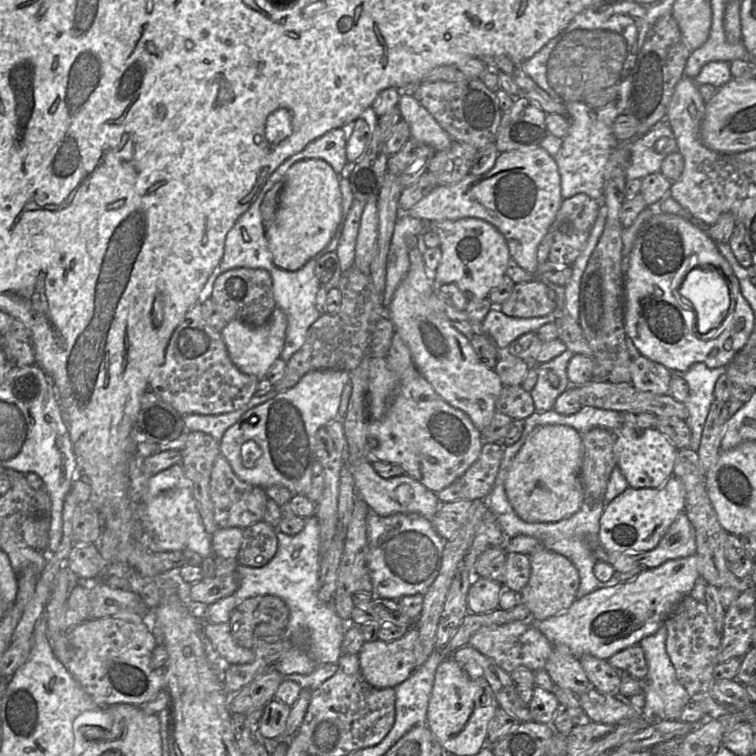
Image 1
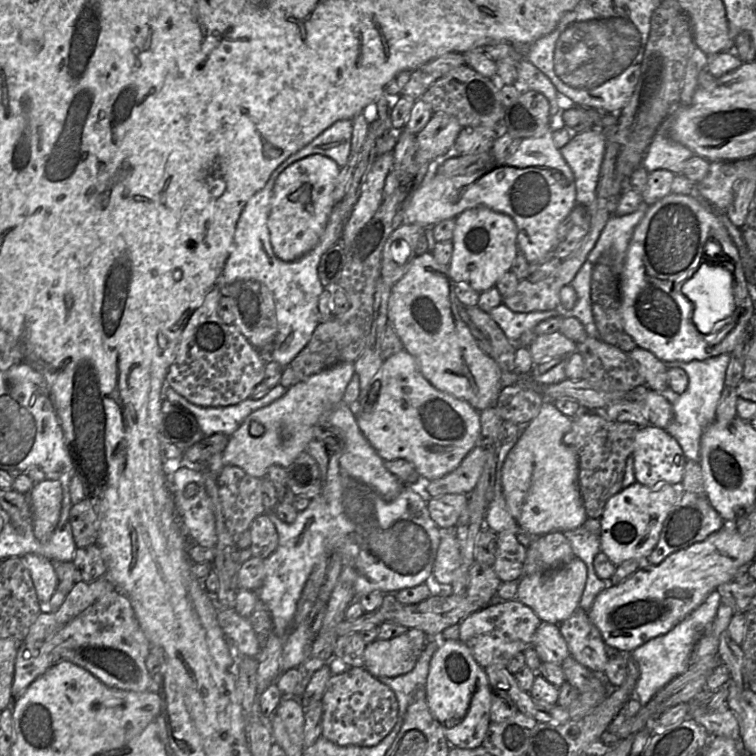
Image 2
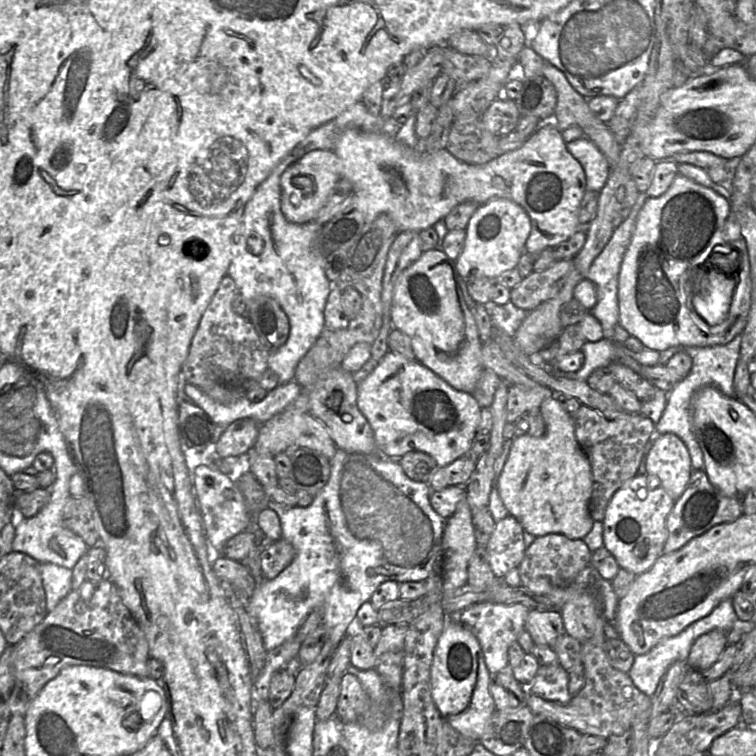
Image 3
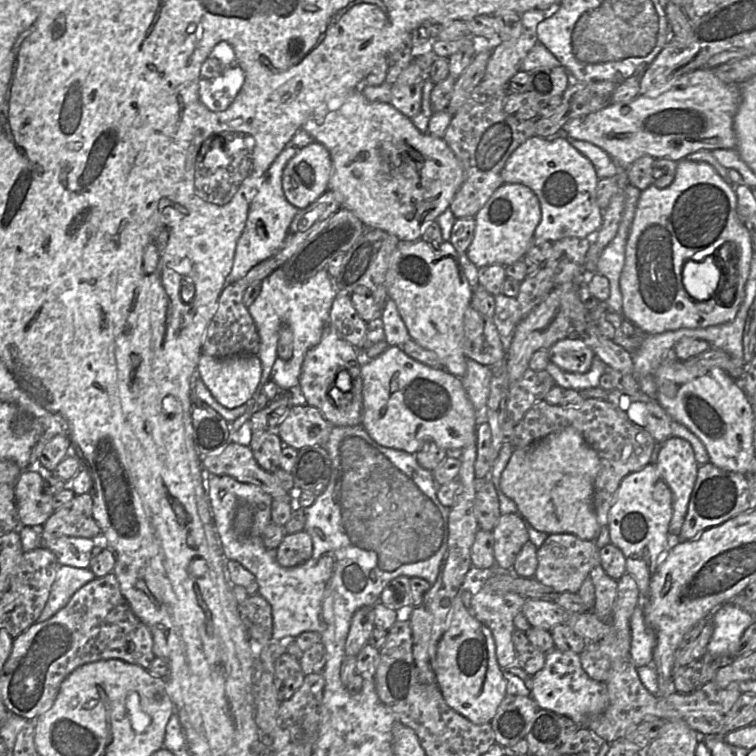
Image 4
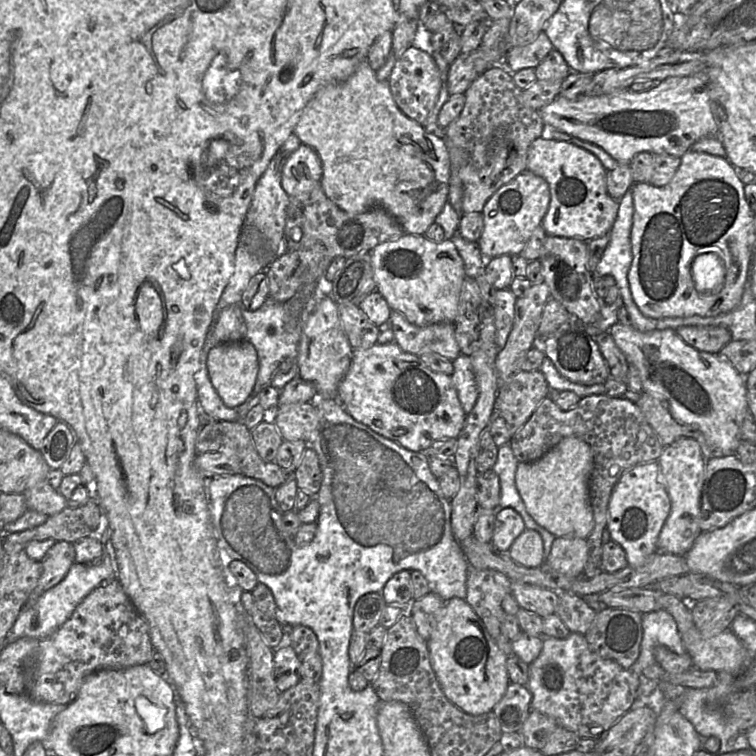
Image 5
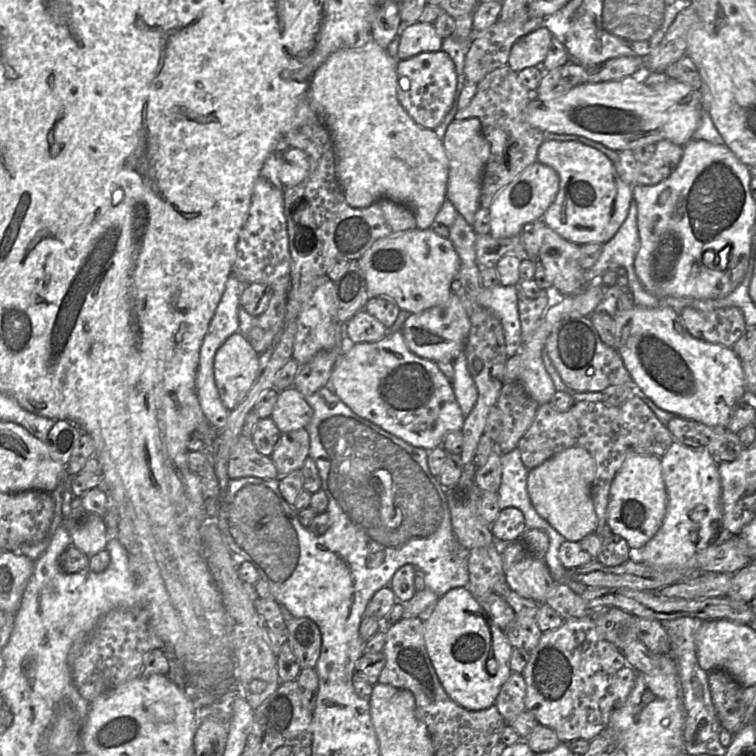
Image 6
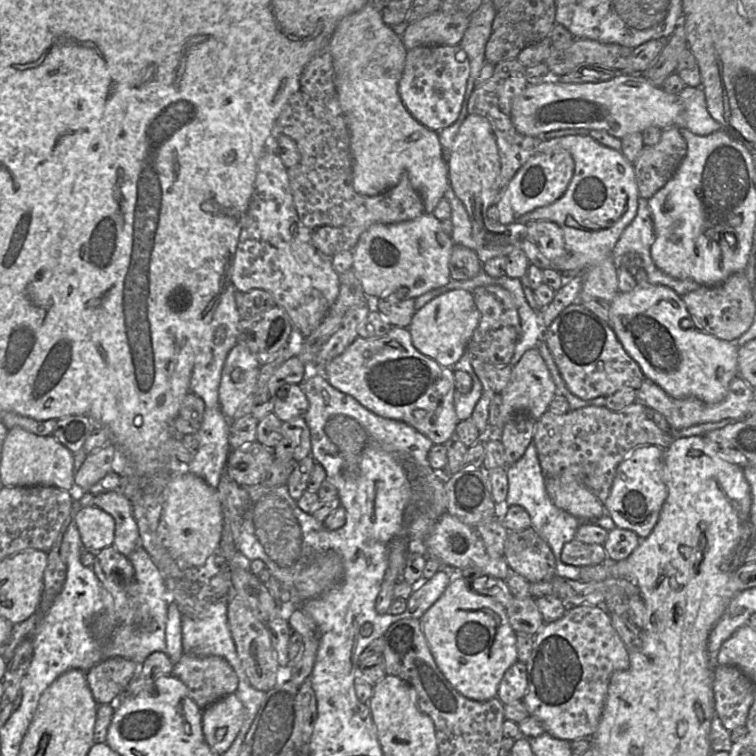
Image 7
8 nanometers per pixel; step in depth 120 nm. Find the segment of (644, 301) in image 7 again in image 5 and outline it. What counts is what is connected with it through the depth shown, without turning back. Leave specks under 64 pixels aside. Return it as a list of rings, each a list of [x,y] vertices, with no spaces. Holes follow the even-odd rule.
[[[617,322],[609,333],[627,363],[637,369],[644,392],[657,399],[677,421],[697,427],[716,456],[736,453],[740,427],[749,411],[745,376],[718,353],[702,352],[686,344],[672,328],[641,332]]]

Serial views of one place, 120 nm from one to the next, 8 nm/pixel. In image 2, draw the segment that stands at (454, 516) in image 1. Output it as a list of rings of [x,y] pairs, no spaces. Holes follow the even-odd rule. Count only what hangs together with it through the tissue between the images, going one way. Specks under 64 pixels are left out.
[[[445,494],[429,498],[427,508],[432,520],[441,530],[453,529],[468,503],[468,495]]]

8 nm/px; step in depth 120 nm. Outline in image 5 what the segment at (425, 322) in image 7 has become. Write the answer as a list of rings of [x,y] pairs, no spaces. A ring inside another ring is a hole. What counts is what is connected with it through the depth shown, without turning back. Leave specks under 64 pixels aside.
[[[392,310],[389,325],[394,332],[394,342],[404,352],[416,356],[437,353],[451,361],[461,353],[454,323],[440,322],[420,327],[411,324],[400,312]]]

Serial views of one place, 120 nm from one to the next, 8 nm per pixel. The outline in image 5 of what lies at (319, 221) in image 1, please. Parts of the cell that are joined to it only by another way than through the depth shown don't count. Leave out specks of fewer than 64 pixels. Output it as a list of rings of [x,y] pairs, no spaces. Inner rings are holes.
[[[301,144],[283,167],[282,187],[289,197],[307,195],[320,185],[322,175],[322,161],[316,150]]]

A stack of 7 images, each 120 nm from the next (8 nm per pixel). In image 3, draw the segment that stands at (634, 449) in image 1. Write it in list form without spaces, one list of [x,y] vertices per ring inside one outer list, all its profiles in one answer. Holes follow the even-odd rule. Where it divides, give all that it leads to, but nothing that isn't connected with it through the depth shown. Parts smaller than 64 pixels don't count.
[[[671,432],[656,435],[645,456],[644,471],[659,478],[674,501],[684,493],[693,470],[689,450],[680,437]]]

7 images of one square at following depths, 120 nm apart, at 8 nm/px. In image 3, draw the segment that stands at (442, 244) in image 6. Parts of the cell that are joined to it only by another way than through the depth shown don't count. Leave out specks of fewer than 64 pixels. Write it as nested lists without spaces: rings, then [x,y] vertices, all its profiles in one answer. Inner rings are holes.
[[[441,248],[422,252],[420,258],[406,268],[396,280],[391,308],[391,322],[411,339],[416,360],[443,378],[458,391],[473,393],[484,370],[478,328],[464,298],[466,281],[460,276],[456,260],[450,259]]]

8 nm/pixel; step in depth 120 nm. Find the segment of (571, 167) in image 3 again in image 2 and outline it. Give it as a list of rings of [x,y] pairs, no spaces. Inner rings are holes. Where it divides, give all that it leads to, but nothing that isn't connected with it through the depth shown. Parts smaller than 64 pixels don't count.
[[[551,129],[541,137],[526,138],[521,141],[516,151],[501,163],[491,168],[484,168],[470,175],[445,177],[435,173],[429,180],[424,180],[421,187],[412,197],[404,214],[404,224],[423,224],[435,226],[462,212],[475,208],[489,208],[510,216],[518,229],[517,245],[528,263],[542,259],[549,252],[555,251],[560,243],[558,227],[577,204],[574,174],[563,158],[560,149],[553,141],[554,130]]]

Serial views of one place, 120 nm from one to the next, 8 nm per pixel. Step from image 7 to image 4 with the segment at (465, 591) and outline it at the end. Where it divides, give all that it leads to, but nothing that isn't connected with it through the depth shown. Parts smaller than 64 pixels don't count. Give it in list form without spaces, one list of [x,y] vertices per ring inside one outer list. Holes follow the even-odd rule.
[[[460,590],[452,604],[448,627],[437,645],[435,680],[446,704],[476,725],[490,723],[501,701],[507,695],[506,681],[502,674],[502,668],[497,662],[495,643],[491,631],[469,613],[460,599]]]

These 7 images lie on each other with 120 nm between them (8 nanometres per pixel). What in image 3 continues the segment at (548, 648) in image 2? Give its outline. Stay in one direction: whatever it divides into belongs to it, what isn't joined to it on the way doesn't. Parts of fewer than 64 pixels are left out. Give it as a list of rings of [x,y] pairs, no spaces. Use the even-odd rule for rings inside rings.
[[[530,609],[525,629],[536,645],[547,645],[552,649],[557,639],[565,633],[560,610]]]

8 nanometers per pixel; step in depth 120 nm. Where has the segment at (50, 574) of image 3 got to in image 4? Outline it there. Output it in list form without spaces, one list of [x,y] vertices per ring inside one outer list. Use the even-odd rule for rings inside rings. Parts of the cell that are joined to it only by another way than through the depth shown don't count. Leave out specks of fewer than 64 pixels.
[[[61,565],[56,573],[47,603],[36,622],[43,622],[55,615],[69,602],[82,586],[95,579],[92,570]]]

